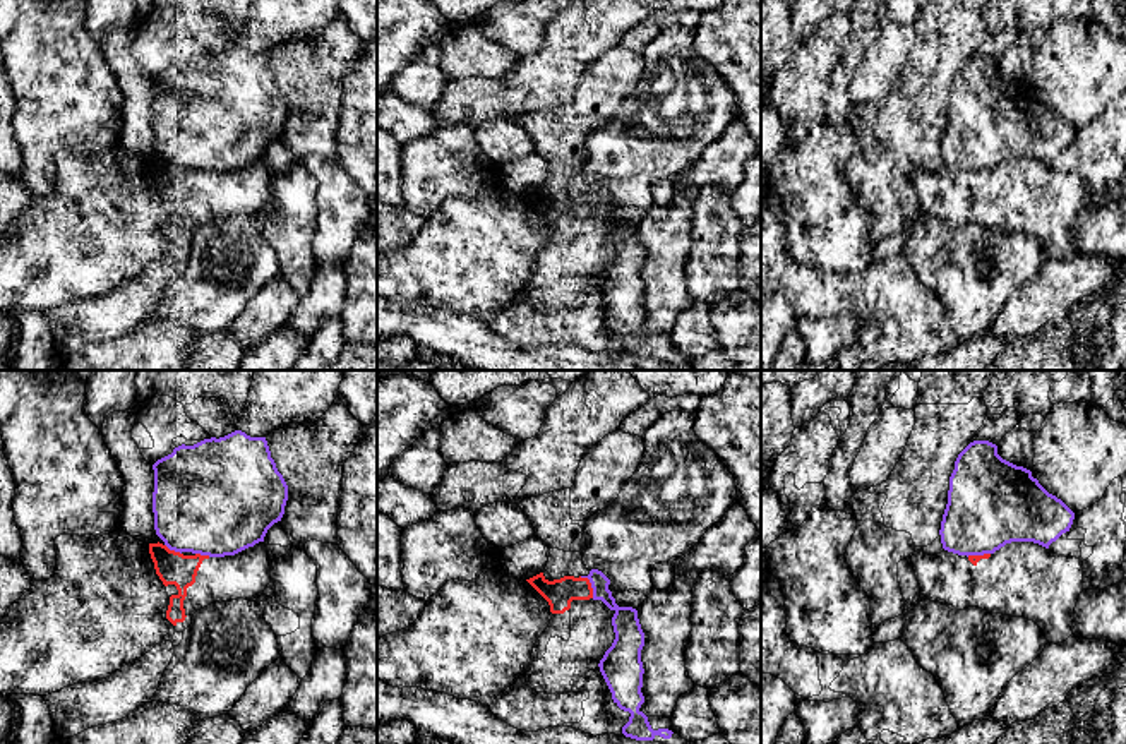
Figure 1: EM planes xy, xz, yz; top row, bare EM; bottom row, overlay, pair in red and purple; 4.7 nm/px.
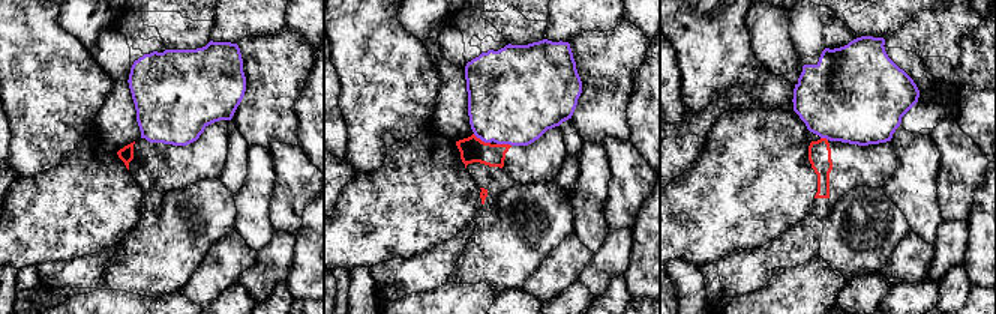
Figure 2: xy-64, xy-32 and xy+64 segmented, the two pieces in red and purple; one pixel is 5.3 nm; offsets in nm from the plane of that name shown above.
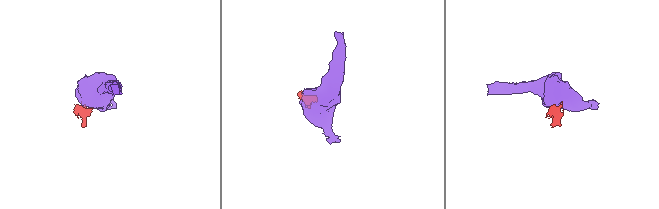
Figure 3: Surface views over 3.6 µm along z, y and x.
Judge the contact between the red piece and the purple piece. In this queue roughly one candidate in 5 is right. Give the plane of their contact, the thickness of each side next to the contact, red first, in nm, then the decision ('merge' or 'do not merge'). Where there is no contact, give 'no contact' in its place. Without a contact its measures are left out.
meets red in xz; 140 nm thick on the red side, 130 nm on the other; do not merge

